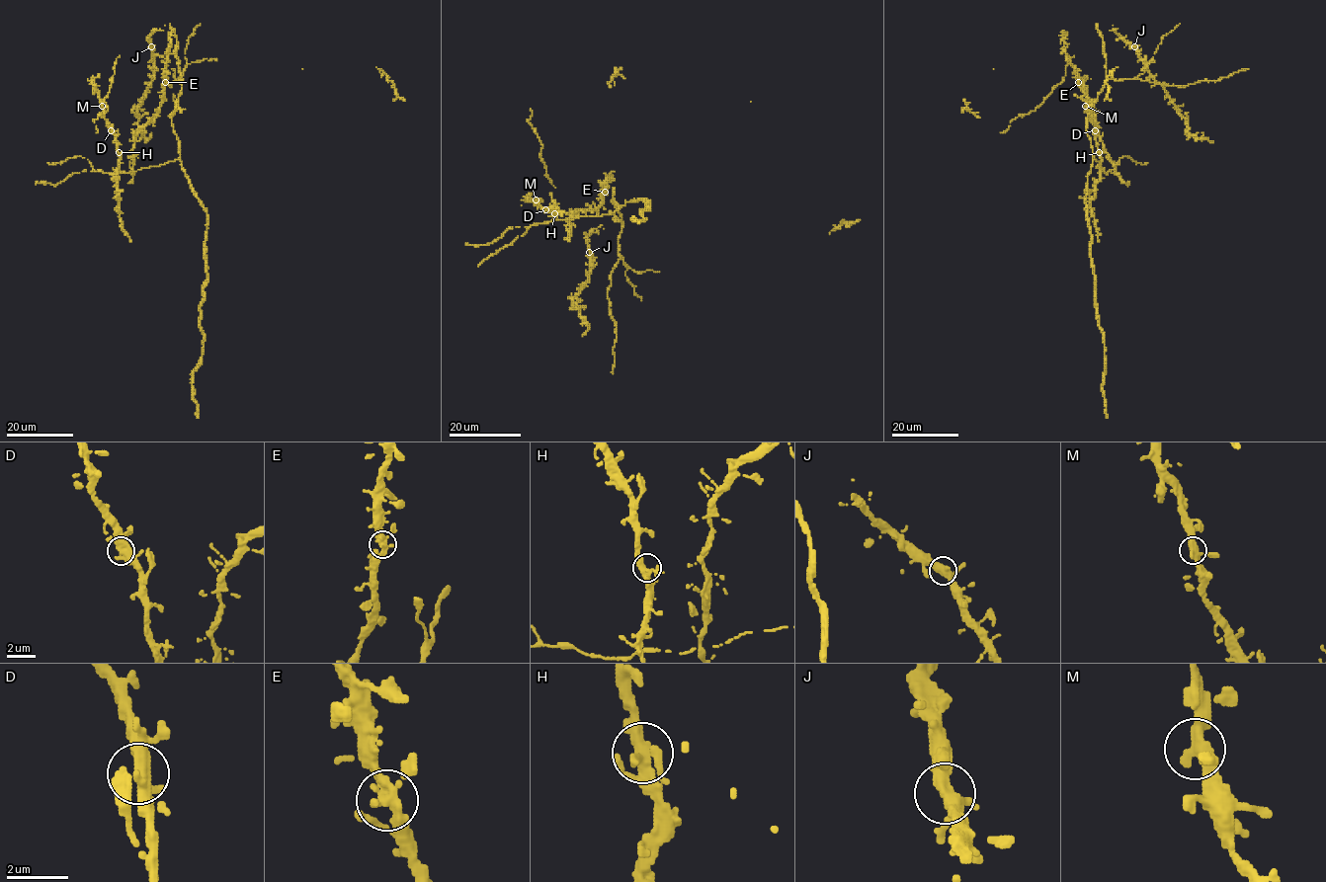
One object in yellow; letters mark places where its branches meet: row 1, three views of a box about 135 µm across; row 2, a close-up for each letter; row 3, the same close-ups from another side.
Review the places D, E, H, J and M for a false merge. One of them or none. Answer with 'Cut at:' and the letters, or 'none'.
Cut at: none

